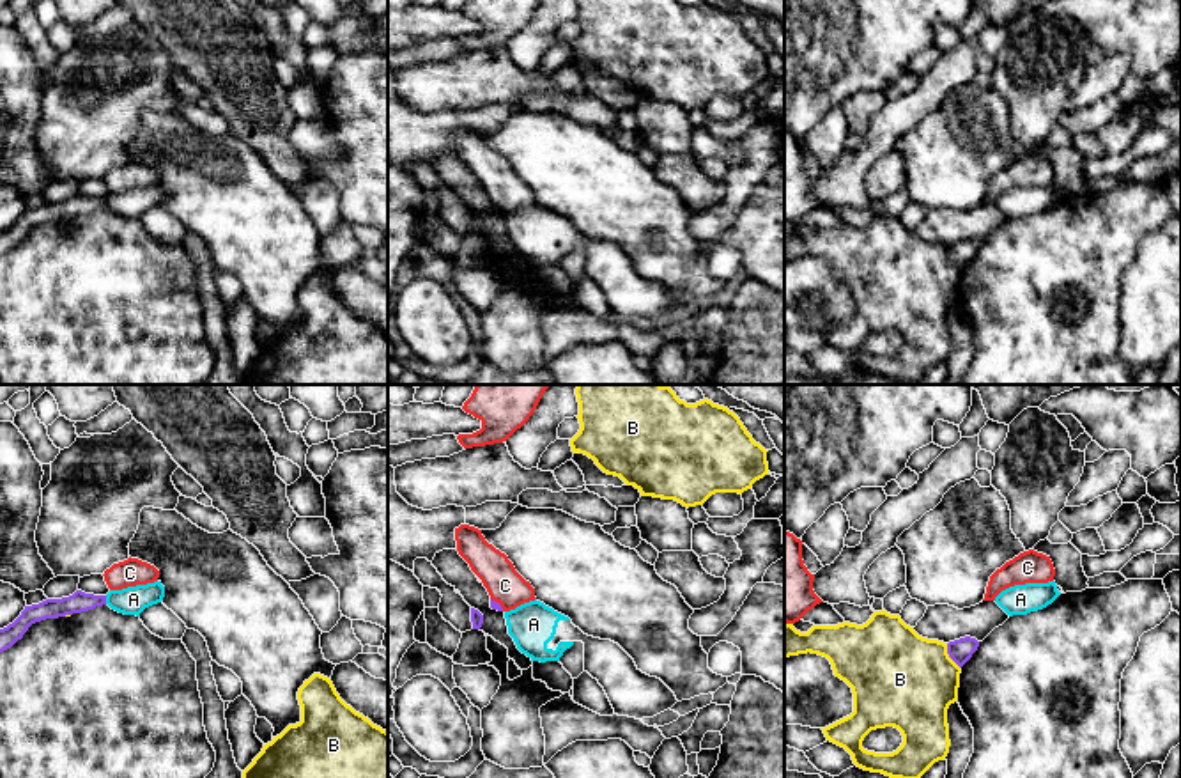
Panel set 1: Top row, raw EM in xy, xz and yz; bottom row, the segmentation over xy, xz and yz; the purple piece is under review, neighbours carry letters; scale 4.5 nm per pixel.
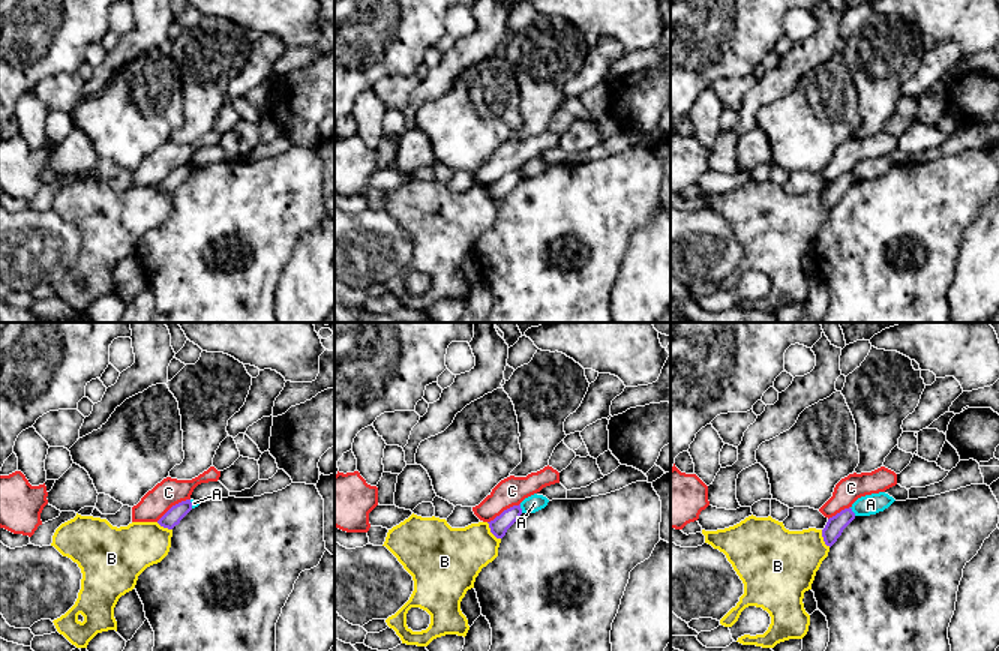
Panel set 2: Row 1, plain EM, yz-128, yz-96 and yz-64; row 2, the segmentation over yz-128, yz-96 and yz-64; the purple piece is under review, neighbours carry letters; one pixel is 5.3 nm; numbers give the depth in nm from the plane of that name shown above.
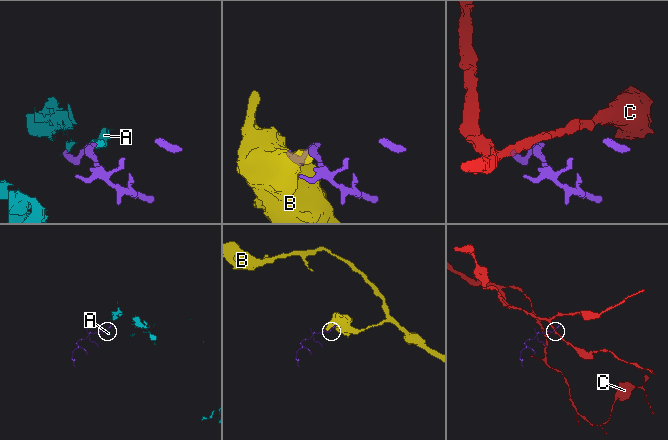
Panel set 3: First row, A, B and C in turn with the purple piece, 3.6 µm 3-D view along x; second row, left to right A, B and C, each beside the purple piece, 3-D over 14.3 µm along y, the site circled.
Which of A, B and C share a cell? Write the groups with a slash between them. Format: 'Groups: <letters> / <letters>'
Groups: A / B / C

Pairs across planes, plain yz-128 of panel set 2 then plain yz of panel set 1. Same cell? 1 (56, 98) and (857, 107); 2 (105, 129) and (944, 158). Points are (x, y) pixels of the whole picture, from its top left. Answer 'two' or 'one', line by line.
1: one
2: one

